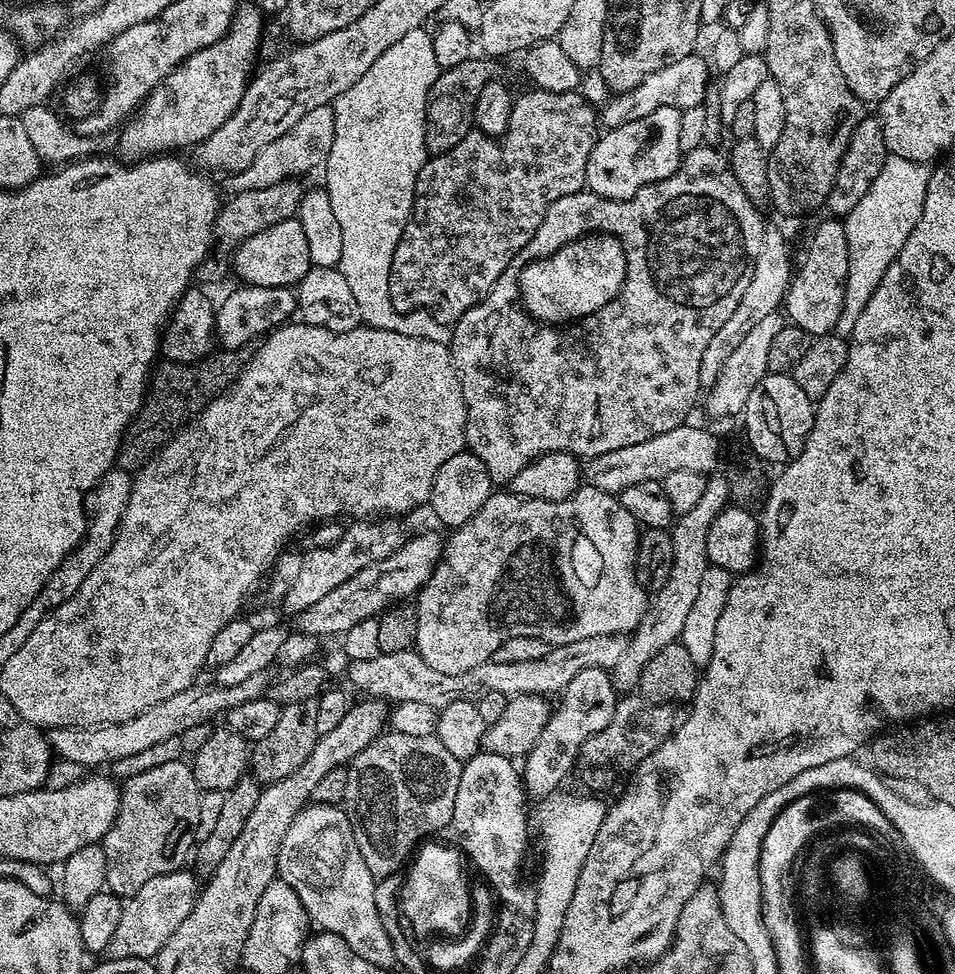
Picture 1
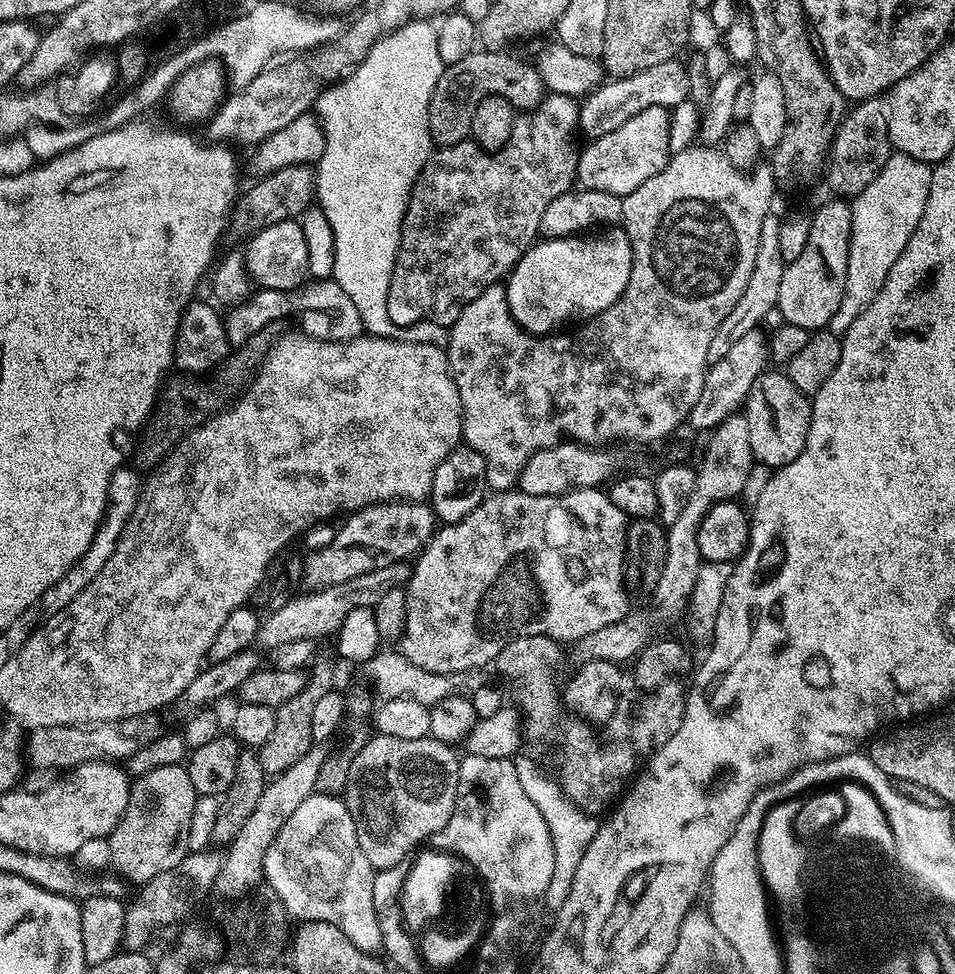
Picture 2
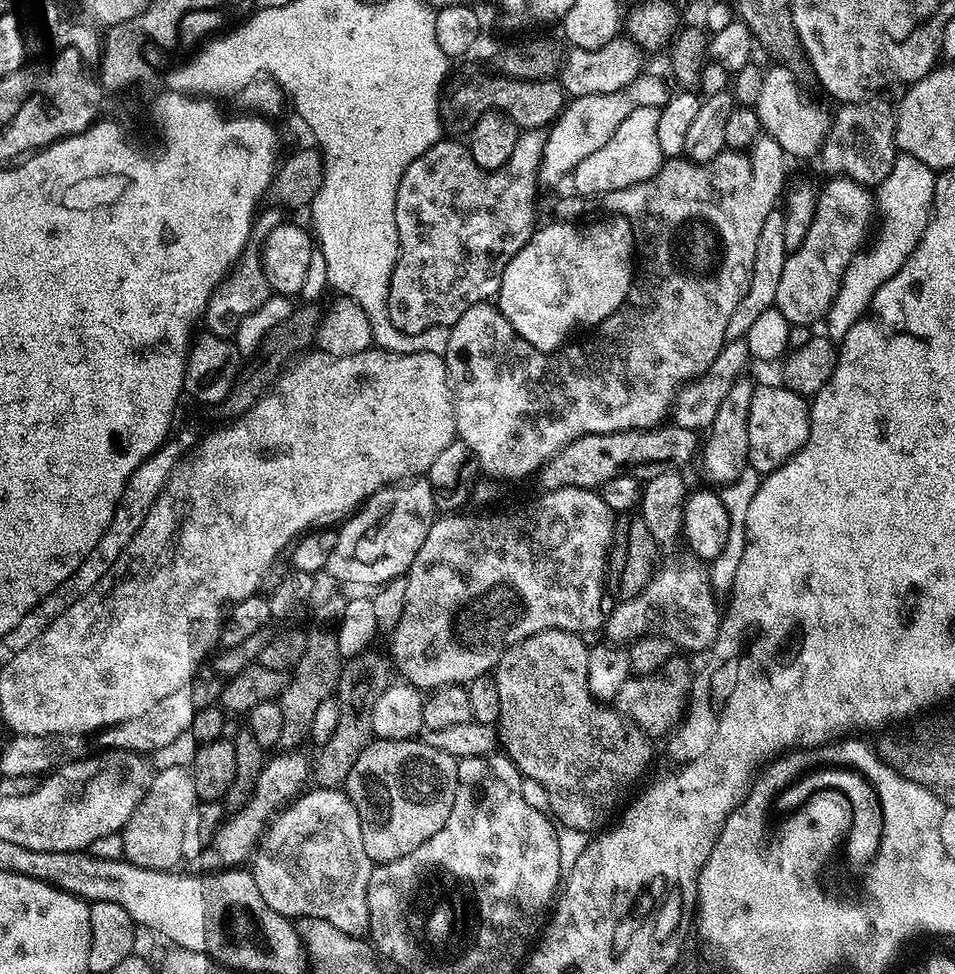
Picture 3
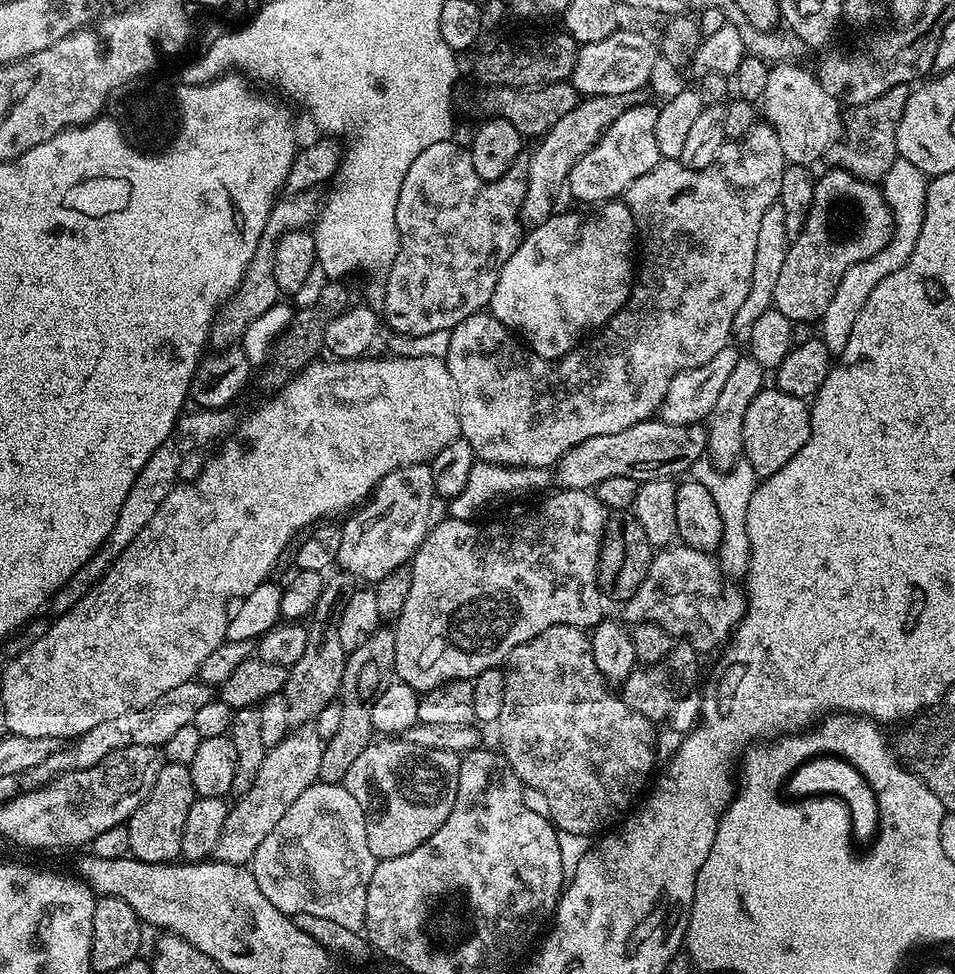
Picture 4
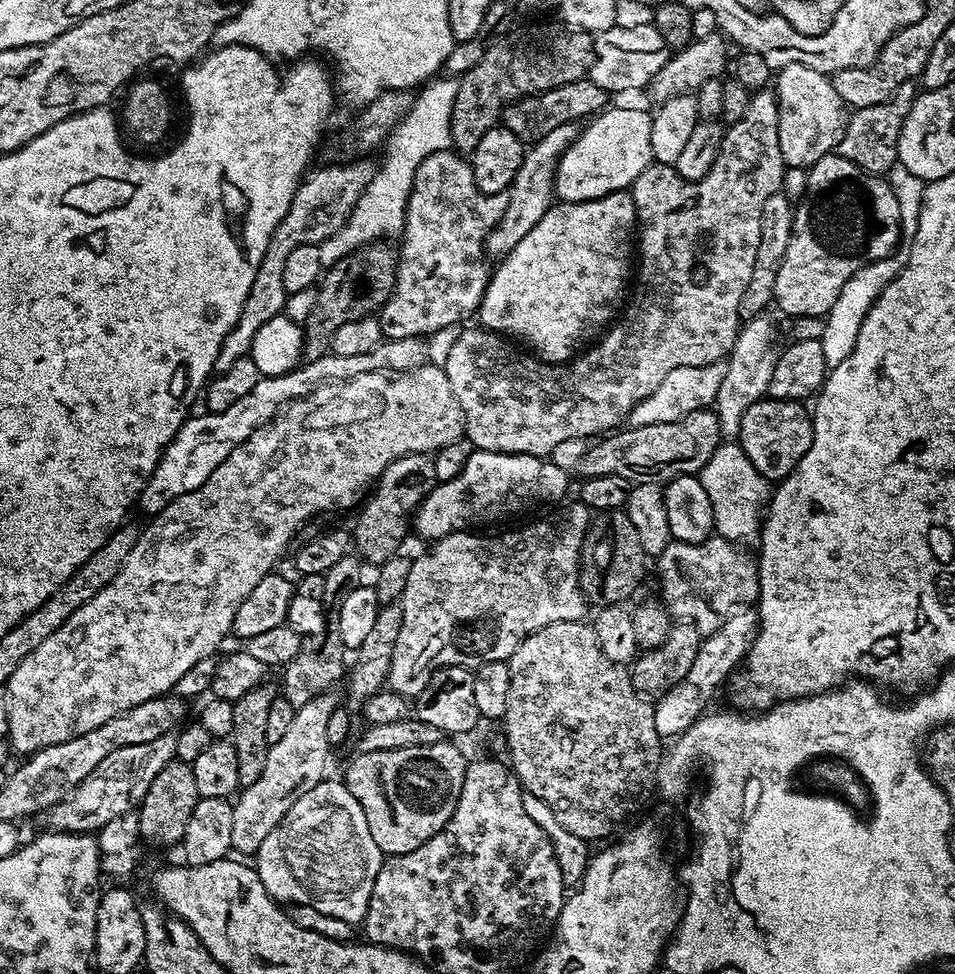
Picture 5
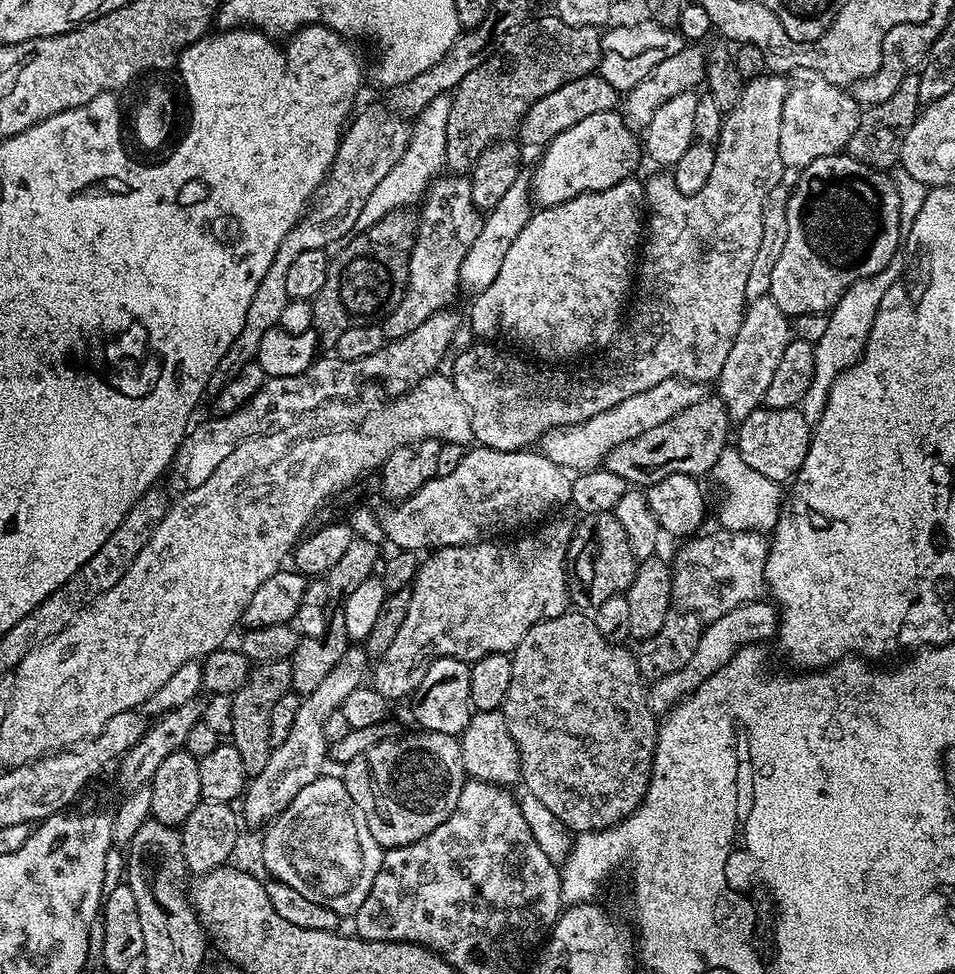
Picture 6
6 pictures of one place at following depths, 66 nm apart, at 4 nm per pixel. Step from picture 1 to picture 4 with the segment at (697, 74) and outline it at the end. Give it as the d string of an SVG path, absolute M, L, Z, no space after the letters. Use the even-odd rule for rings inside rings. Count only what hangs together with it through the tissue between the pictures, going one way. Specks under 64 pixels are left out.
M590 96L581 99L568 114L565 114L550 126L547 133L539 137L532 158L526 162L526 183L524 198L520 205L520 219L525 225L541 224L553 215L552 203L556 200L556 191L565 187L573 166L596 145L602 134L630 106L628 96Z

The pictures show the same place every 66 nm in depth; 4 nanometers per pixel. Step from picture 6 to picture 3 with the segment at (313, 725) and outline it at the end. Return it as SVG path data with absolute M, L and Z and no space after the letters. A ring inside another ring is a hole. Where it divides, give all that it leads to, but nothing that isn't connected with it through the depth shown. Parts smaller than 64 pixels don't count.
M284 750L279 753L281 756L276 756L273 760L271 757L265 763L262 774L256 780L252 797L248 799L246 806L237 809L231 815L232 820L231 818L225 819L221 823L220 829L214 834L214 838L206 846L206 850L202 850L202 854L198 854L194 864L195 867L201 868L197 868L201 873L211 874L235 869L237 866L243 865L240 863L244 859L245 863L253 855L254 849L259 845L266 827L277 809L298 790L295 788L300 787L304 780L306 782L309 779L310 760L302 753L303 751L300 750Z

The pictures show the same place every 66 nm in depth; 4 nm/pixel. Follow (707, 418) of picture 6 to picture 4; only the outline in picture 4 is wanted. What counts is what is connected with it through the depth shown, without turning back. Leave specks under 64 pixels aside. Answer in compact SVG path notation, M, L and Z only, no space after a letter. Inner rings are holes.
M653 418L643 420L618 434L598 434L578 442L561 454L554 465L554 484L563 490L595 490L606 478L634 478L638 482L654 478L680 478L691 473L694 462L706 456L708 429L704 424L668 424Z

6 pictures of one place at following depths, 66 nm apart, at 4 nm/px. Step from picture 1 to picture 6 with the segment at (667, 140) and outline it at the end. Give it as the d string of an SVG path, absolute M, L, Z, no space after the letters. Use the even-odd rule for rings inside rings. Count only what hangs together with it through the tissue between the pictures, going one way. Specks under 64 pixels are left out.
M619 111L593 114L558 134L543 149L544 157L534 176L537 205L561 204L583 192L601 192L629 179L642 160L642 140Z

